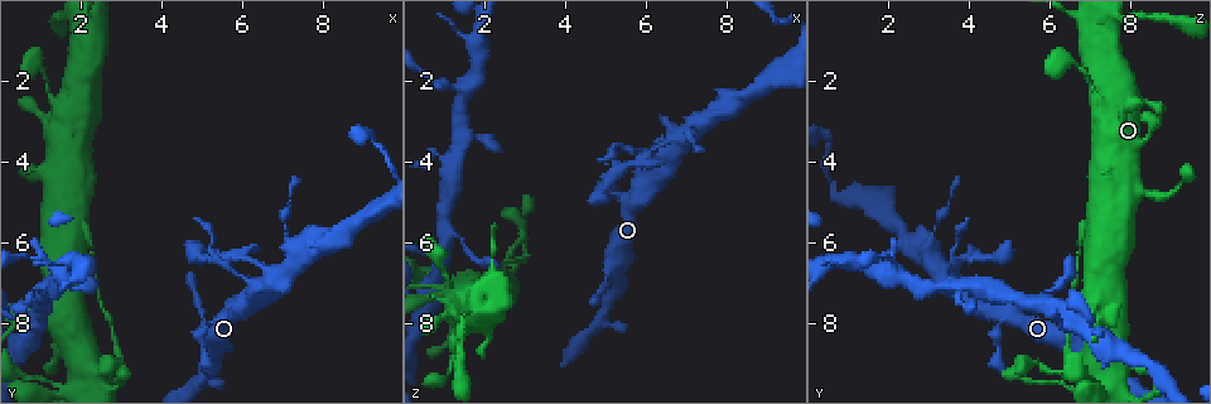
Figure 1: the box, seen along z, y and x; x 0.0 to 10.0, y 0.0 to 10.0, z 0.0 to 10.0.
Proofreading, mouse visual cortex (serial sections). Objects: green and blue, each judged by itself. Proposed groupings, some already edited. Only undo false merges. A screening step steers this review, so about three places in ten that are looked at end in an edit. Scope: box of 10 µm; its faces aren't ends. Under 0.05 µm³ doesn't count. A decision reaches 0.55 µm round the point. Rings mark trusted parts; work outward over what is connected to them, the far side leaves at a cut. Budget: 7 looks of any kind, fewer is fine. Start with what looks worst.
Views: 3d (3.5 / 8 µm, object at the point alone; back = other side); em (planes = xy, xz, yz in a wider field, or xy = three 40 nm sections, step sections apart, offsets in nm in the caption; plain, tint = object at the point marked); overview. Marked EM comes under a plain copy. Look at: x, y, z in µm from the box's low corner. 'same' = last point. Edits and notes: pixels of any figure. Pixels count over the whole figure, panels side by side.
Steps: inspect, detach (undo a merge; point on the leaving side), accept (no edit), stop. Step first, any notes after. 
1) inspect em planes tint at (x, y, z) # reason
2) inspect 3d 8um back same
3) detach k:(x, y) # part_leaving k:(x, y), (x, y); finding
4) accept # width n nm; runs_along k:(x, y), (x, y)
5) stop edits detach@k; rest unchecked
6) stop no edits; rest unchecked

inspect 3d 3.5um at (6.65, 6.65, 3.45) # two arms at a narrow angle

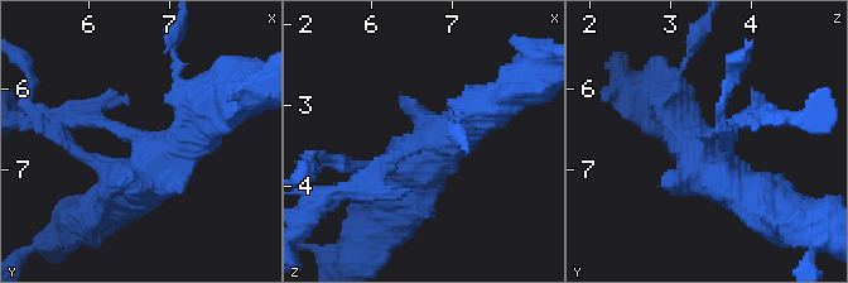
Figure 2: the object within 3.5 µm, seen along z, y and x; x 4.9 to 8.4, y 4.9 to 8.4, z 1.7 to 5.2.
inspect em xy step 1 tint at (6.75, 6.70, 3.45)

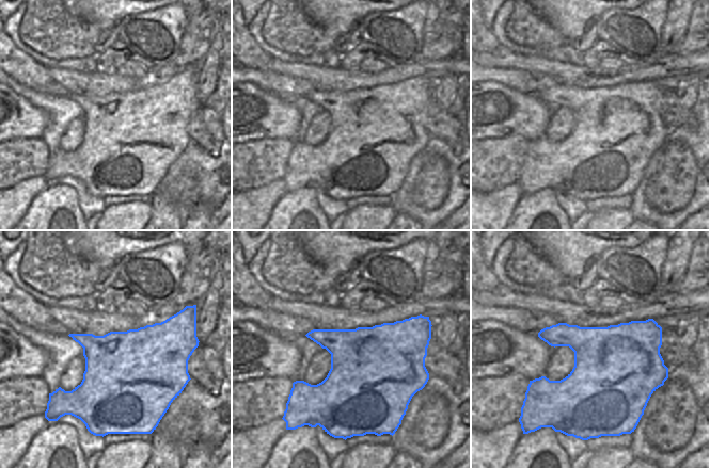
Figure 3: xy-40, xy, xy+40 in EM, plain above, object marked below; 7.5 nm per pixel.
accept # runs_along 2:(769, 204), (713, 176), (671, 106); continuous, no second cell

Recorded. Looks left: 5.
inspect 3d 3.5um at (5.15, 8.05, 4.70) # abrupt turn

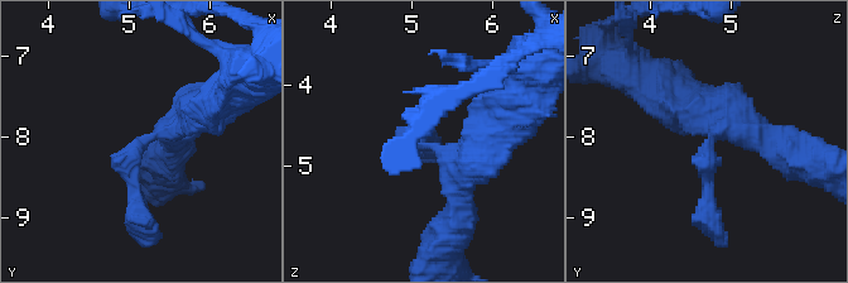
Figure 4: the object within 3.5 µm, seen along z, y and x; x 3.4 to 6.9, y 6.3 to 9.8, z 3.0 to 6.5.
inspect em xy step 1 tint at (5.15, 8.10, 4.75) # now the EM

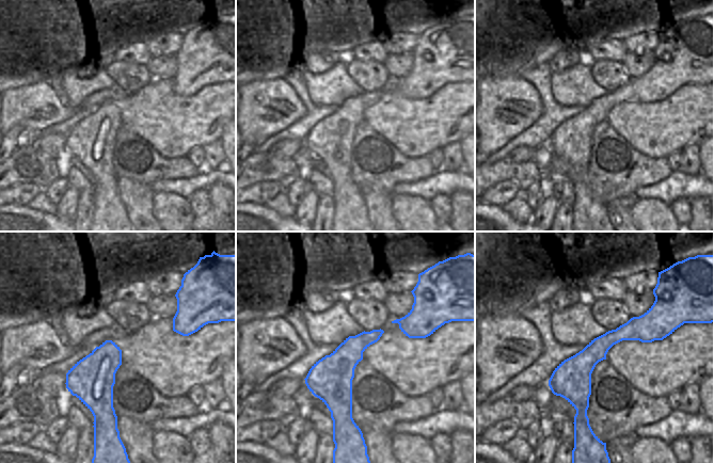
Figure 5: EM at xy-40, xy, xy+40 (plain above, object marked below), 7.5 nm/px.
accept # width 300 nm; runs_along 5:(651, 310), (581, 367), (582, 420); one cell here

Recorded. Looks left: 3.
inspect 3d 3.5um at (2.70, 9.30, 6.20) # abrupt turn

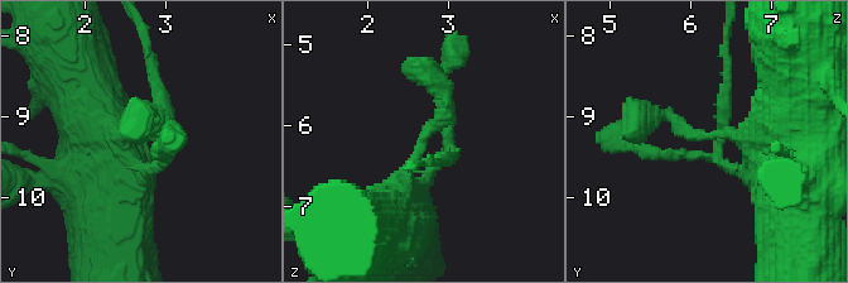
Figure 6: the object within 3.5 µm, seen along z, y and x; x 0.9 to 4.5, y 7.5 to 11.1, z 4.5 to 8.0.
inspect em xy step 5 tint at (2.65, 9.25, 6.20) # arm_widths 200, 450 nm; shape alone is not enough

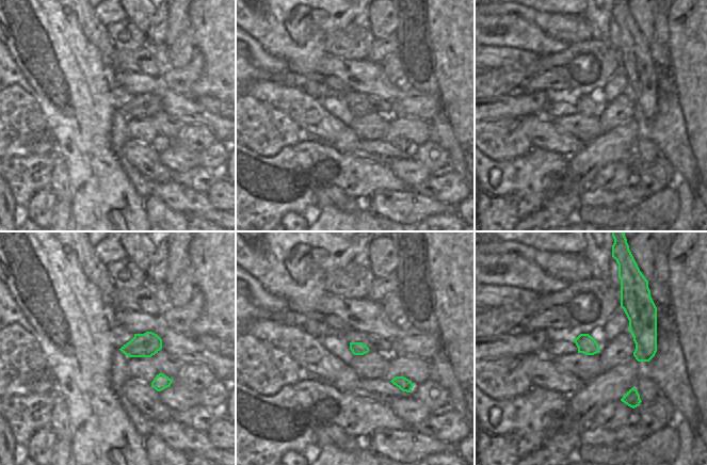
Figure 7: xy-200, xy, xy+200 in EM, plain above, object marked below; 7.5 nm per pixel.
detach 6:(726, 109) # a second cell is stuck on

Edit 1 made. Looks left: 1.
stop edits detach@6; rest unchecked

